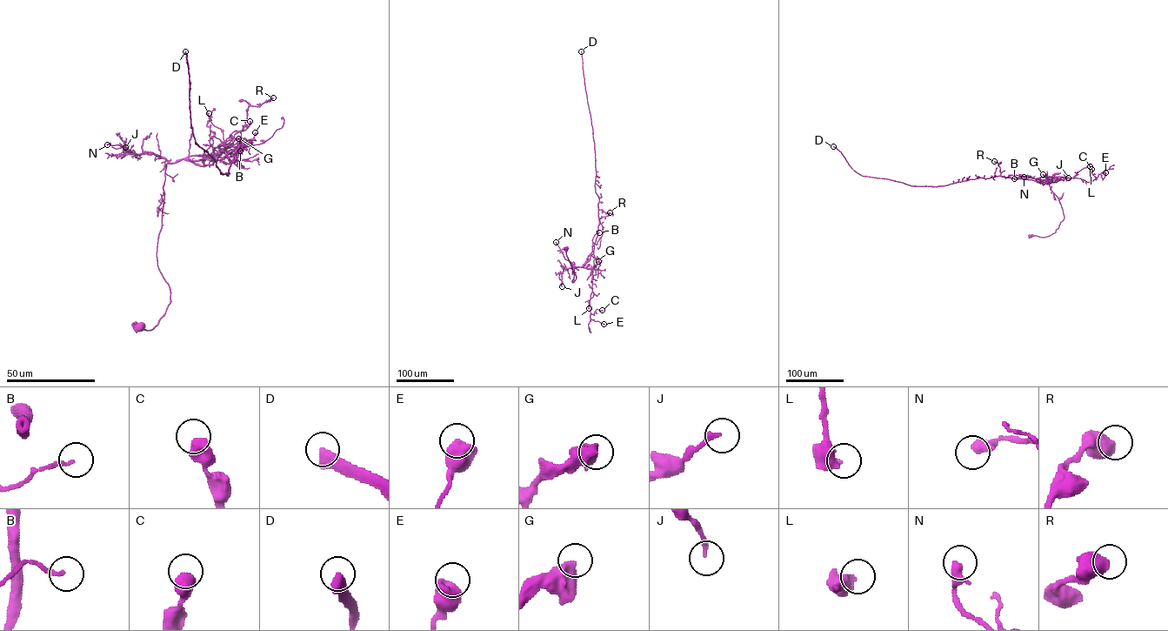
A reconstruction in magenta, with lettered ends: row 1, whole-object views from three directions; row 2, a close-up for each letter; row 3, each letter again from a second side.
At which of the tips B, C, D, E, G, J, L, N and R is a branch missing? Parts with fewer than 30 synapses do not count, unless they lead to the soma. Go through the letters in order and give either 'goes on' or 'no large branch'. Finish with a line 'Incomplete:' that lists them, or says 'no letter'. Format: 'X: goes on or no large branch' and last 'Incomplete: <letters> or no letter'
B: no large branch
C: no large branch
D: goes on
E: no large branch
G: no large branch
J: no large branch
L: no large branch
N: no large branch
R: no large branch
Incomplete: D

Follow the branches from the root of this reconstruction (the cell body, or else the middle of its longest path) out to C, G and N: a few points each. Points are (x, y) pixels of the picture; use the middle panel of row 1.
C: (566, 248), (576, 277), (572, 282), (575, 267), (584, 266), (593, 253), (590, 312), (602, 310)
G: (566, 248), (566, 256), (576, 277), (572, 282), (575, 266), (584, 266), (593, 253), (595, 266), (598, 261)
N: (566, 248), (566, 256), (576, 277), (573, 282), (575, 266), (564, 258), (556, 242)

